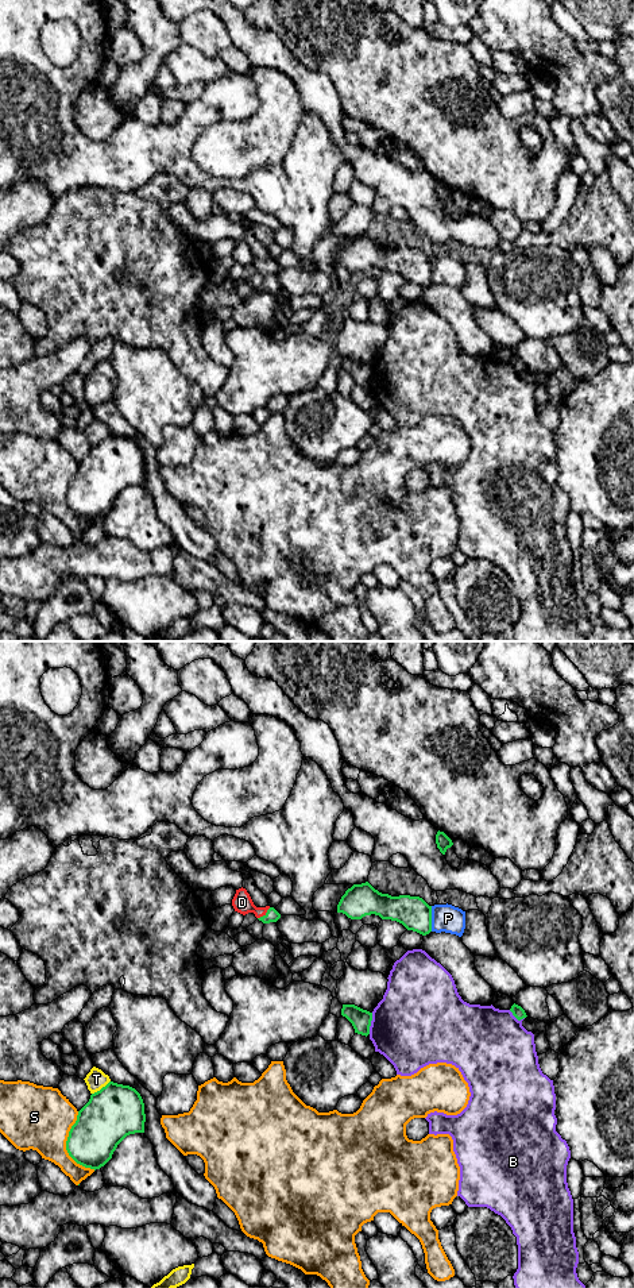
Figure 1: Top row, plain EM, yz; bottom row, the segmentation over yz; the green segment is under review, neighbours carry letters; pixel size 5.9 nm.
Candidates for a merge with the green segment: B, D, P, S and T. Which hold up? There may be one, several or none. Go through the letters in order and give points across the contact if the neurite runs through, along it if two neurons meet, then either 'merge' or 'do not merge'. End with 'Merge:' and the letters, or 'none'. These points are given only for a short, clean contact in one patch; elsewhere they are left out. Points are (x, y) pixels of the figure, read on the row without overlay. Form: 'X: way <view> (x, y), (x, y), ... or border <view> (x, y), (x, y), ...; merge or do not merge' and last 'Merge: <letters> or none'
B: do not merge
D: way yz (271, 267), (263, 267), (242, 254); merge
P: do not merge
S: do not merge
T: do not merge
Merge: D

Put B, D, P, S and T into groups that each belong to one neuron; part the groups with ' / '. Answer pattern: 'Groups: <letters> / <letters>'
Groups: B / D / P / S / T

